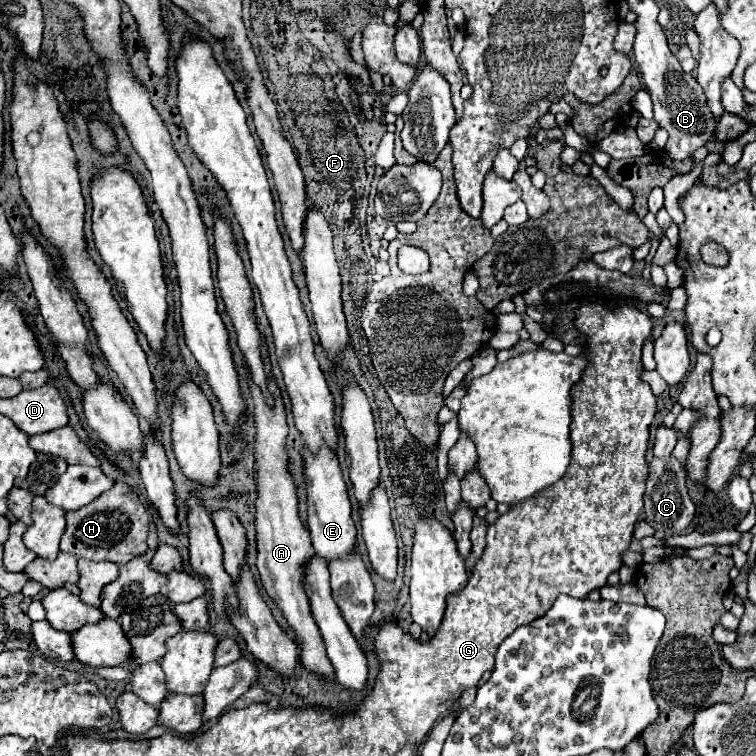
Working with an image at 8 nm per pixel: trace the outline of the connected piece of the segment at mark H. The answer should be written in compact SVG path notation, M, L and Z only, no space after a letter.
M116 482L112 490L102 492L88 506L82 506L74 512L66 512L66 532L60 540L60 550L76 558L128 564L132 558L142 556L148 548L148 522L150 514L138 500L138 496L124 482Z

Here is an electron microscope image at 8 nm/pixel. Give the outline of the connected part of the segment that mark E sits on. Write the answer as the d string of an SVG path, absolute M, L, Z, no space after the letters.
M302 448L304 454L304 476L308 484L308 530L312 536L312 544L316 548L316 556L320 556L326 564L336 558L350 554L356 544L356 526L350 516L350 500L346 492L346 482L342 478L342 470L338 466L338 458L322 448L316 456Z

